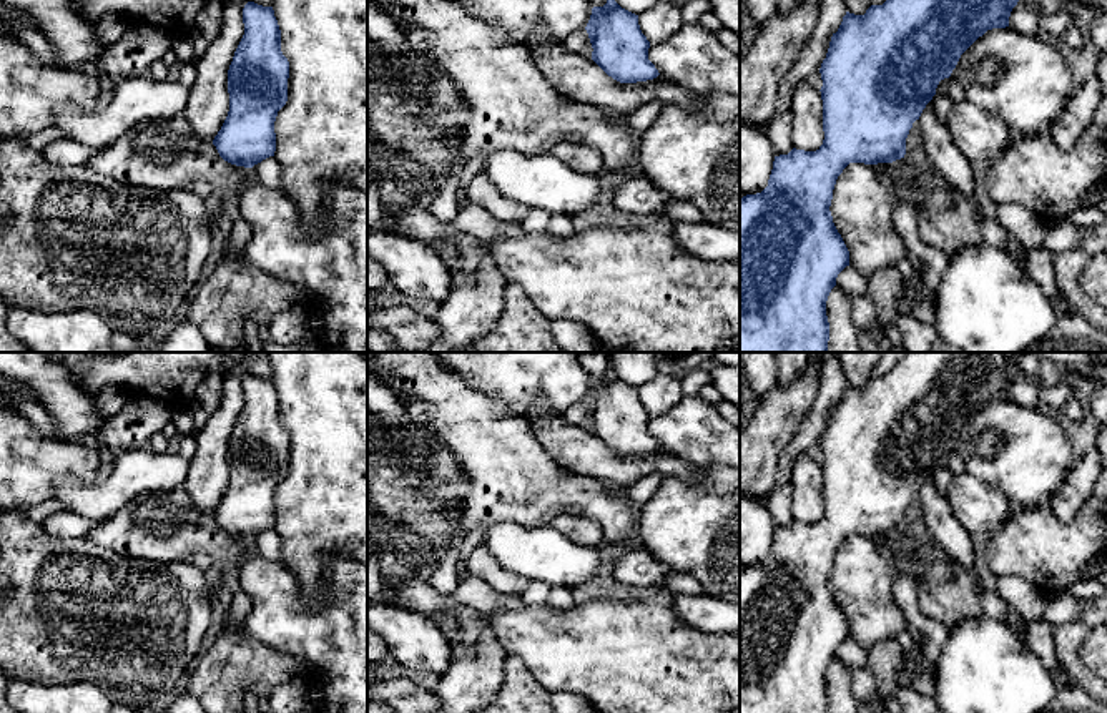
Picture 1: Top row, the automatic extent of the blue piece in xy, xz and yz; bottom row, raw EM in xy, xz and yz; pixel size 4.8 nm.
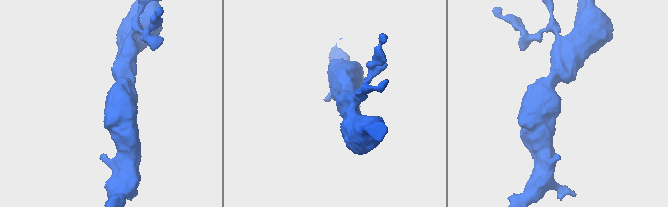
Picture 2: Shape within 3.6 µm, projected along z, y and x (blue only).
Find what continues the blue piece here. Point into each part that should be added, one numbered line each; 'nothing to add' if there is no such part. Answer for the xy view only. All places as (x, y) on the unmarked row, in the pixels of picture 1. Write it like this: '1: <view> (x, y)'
nothing to add

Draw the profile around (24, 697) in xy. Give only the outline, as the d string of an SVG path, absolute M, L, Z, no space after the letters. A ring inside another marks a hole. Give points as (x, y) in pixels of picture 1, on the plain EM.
M13 680L7 701L18 713L111 713L113 701L90 681L43 685Z

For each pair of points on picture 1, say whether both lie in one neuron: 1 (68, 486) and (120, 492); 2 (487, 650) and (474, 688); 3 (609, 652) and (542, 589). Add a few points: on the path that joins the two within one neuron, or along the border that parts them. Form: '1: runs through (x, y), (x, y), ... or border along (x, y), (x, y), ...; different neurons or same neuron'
1: runs through (82, 492), (107, 492); same neuron
2: runs through (484, 660), (474, 678); same neuron
3: border along (526, 604), (544, 605); different neurons

